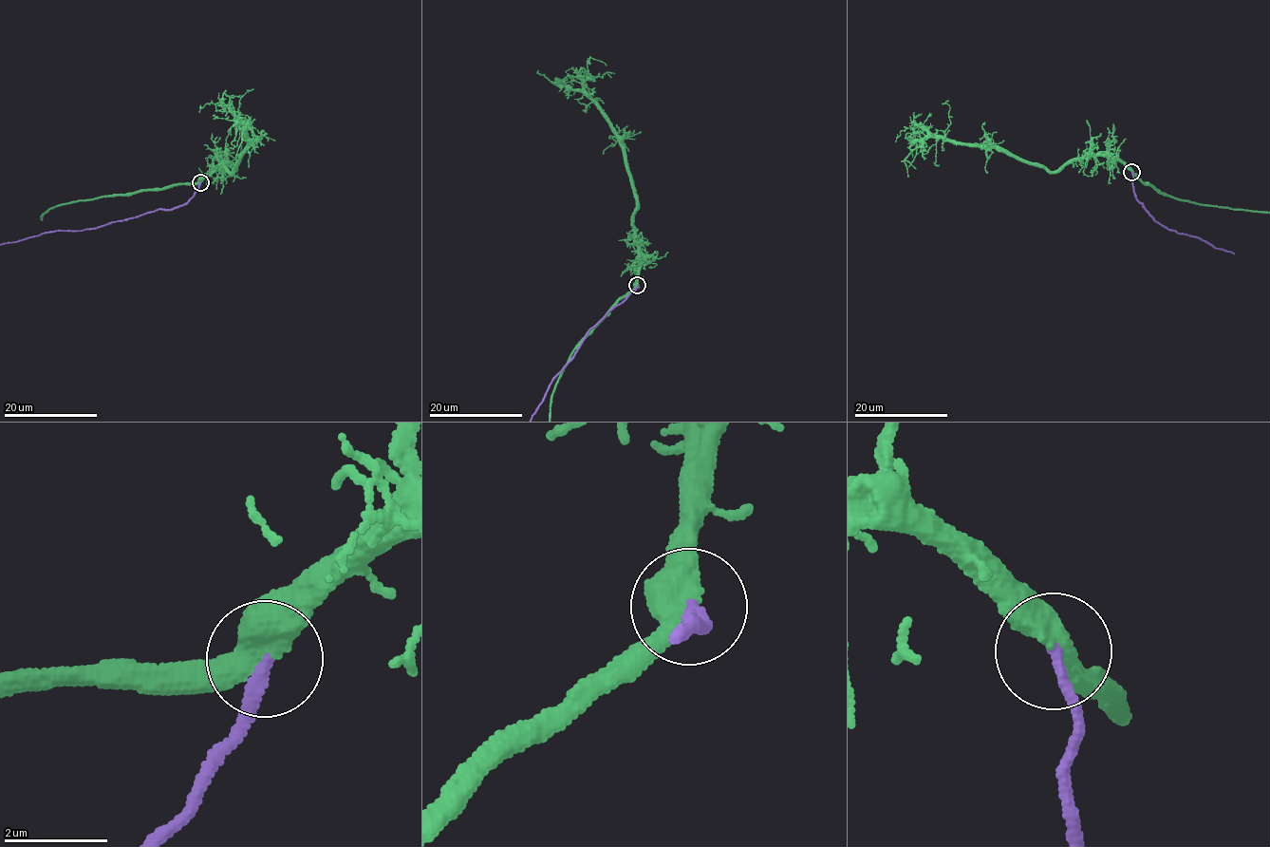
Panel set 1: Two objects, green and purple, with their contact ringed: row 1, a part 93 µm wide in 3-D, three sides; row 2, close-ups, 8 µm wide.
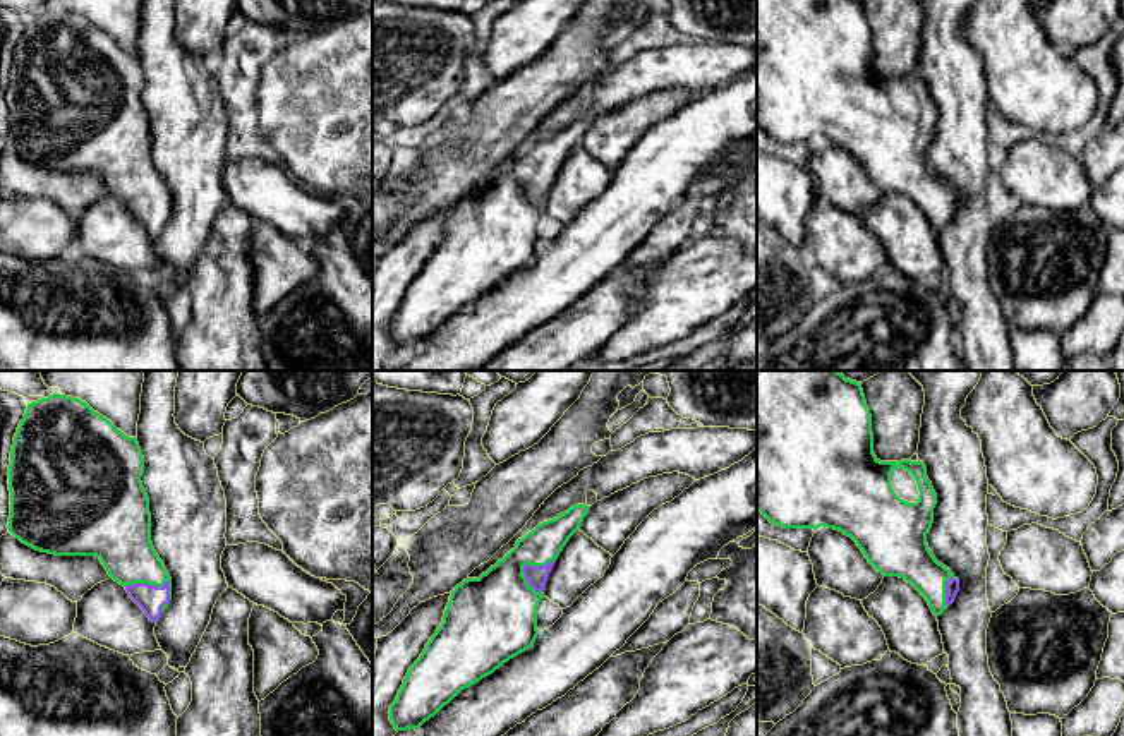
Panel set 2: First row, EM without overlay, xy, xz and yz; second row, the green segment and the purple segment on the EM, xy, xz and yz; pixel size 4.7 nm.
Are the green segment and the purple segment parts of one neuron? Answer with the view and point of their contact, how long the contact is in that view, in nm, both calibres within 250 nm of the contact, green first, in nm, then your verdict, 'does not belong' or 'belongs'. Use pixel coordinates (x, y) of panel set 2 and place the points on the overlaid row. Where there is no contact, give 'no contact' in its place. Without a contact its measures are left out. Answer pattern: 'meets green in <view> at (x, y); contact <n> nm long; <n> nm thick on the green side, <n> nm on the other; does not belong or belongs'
meets green in xy at (155, 584); contact 220 nm long; 260 nm thick on the green side, 130 nm on the other; belongs

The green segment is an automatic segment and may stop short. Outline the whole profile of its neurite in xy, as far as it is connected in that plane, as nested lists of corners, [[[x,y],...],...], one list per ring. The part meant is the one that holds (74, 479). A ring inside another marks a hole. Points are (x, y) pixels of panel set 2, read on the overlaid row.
[[[53,393],[27,403],[10,451],[7,528],[41,552],[96,556],[149,621],[158,623],[172,600],[172,578],[151,542],[142,474],[137,439],[125,436],[86,401]]]

